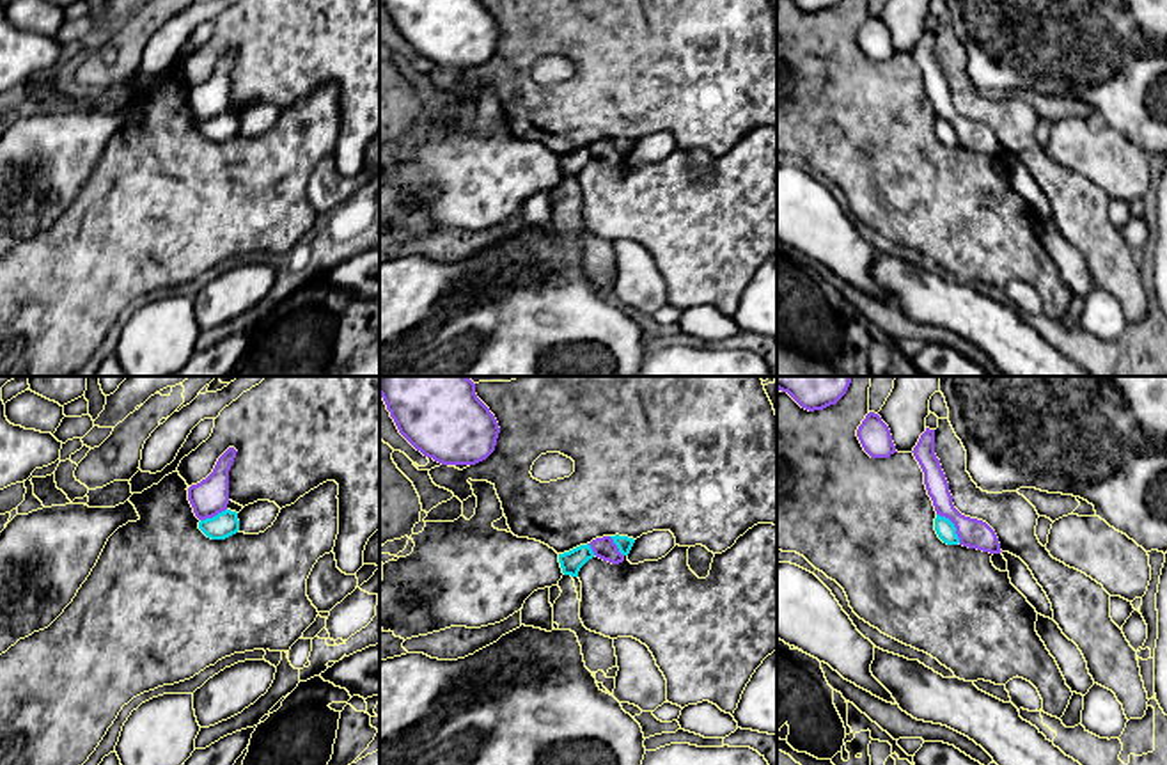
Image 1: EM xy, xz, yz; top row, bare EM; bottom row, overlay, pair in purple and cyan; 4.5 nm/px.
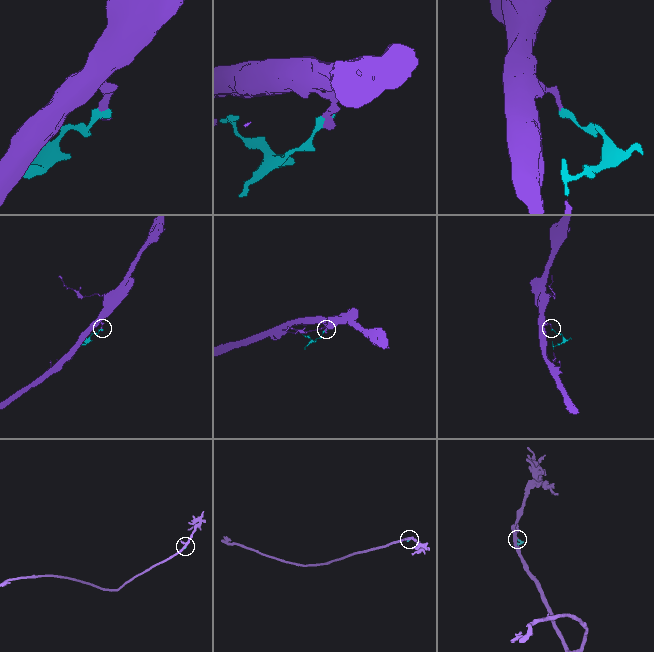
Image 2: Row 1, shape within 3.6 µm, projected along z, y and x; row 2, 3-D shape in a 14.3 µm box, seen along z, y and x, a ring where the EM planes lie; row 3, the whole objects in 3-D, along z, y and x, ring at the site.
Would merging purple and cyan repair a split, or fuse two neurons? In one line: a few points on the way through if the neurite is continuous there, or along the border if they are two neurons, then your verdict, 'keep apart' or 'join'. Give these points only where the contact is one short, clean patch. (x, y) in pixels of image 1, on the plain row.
border yz (937, 116), (953, 126), (960, 144); keep apart

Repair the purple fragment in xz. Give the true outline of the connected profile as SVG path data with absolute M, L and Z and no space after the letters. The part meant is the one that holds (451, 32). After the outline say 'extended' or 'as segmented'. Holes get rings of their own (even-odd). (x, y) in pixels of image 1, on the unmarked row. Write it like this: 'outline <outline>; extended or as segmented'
outline M383 0L399 35L442 67L475 67L497 48L498 25L479 0Z; as segmented

